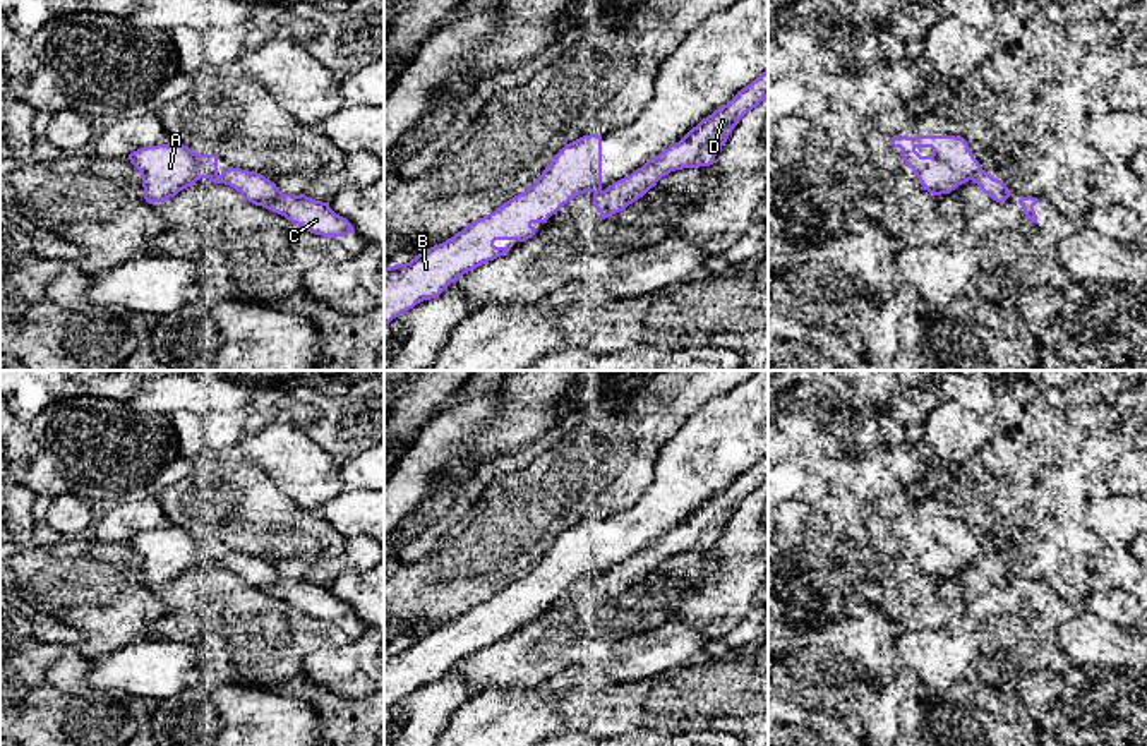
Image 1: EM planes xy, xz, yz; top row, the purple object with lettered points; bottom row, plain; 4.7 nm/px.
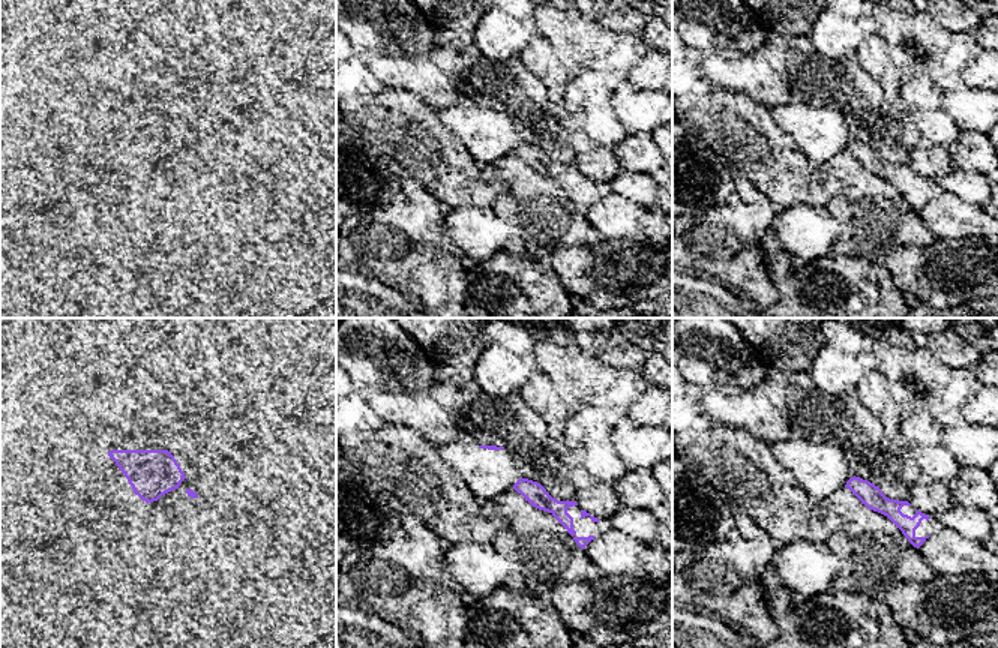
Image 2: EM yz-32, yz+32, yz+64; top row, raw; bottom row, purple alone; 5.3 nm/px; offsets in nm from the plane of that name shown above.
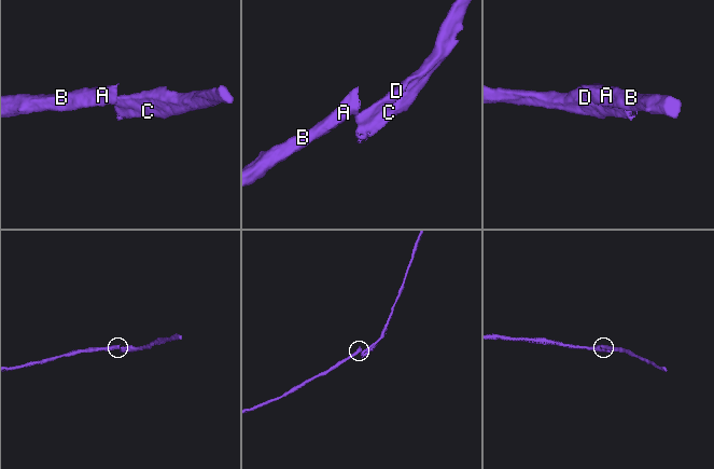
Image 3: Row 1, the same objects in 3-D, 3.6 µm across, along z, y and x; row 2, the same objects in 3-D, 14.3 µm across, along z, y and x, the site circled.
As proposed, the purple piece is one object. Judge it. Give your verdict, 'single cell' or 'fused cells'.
fused cells

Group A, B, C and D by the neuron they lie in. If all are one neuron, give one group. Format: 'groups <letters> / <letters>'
groups A B / C D

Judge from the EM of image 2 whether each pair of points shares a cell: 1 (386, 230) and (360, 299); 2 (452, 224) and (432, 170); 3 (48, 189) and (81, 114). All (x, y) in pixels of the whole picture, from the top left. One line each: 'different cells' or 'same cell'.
1: different cells
2: different cells
3: different cells

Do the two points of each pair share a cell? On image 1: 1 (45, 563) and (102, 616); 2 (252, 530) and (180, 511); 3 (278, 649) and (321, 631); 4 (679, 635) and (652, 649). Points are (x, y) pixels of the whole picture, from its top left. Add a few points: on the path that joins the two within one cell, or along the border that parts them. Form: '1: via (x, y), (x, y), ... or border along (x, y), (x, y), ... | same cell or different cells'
1: via (60, 575), (90, 601) | same cell
2: via (235, 523), (198, 522) | same cell
3: via (288, 640), (294, 635), (311, 633) | same cell
4: via (672, 642), (659, 649) | same cell

